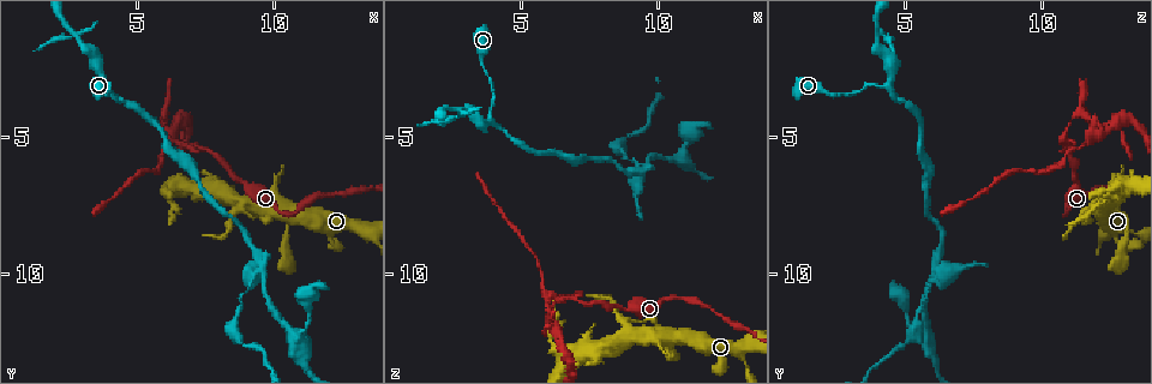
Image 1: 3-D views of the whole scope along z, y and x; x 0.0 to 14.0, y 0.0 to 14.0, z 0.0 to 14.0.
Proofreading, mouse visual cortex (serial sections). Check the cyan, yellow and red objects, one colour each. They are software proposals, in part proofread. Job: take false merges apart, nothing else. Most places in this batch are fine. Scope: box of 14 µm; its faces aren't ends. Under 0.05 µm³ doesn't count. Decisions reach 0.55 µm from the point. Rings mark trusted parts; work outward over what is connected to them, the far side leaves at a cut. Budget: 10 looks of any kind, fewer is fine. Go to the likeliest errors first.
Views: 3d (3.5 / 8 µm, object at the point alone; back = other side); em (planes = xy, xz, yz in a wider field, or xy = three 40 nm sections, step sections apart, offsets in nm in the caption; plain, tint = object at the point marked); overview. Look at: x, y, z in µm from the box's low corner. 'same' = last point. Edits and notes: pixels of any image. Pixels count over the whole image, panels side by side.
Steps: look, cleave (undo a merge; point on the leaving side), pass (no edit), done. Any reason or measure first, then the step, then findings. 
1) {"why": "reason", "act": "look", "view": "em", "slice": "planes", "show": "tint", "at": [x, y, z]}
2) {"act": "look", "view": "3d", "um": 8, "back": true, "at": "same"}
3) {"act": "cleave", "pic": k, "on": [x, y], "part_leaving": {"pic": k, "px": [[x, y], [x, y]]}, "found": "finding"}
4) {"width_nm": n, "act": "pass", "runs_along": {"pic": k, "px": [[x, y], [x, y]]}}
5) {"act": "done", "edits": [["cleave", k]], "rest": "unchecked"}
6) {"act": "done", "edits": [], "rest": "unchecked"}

{"why": "thick turns thin", "act": "look", "view": "3d", "um": 3.5, "at": [3.9, 3.1, 4.3]}

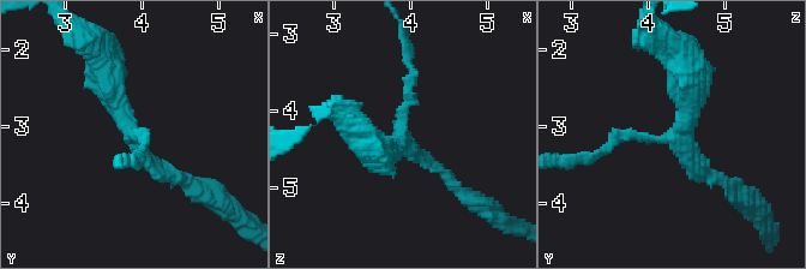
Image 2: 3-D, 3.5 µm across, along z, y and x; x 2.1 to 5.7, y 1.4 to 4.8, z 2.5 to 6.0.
{"arms": 3, "arm_widths_nm": [150, 150, 350], "why": "now the EM", "act": "look", "view": "em", "slice": "xy", "step": 1, "show": "tint", "at": [3.90, 3.20, 4.30]}

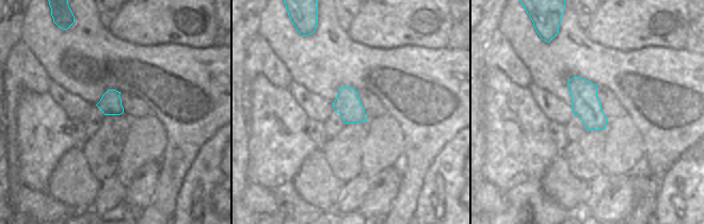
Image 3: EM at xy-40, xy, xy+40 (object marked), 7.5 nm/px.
{"act": "pass", "runs_along": {"pic": 2, "px": [[407, 64], [403, 141], [455, 186]]}, "found": "one cell here"}

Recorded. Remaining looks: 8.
{"why": "four-way junction", "act": "look", "view": "3d", "um": 3.5, "at": [9.6, 9.8, 6.1]}

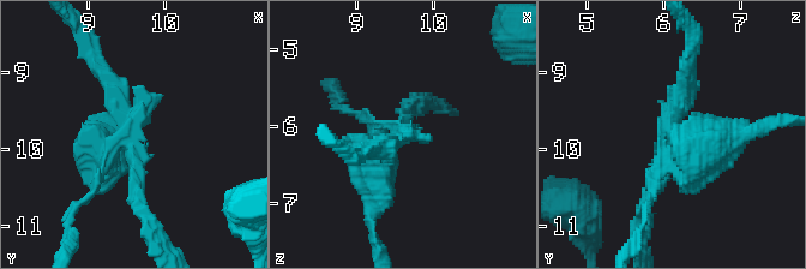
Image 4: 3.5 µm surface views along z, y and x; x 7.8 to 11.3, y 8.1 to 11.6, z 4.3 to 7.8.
{"act": "look", "view": "em", "slice": "xy", "step": 5, "show": "tint", "at": [9.55, 9.75, 6.05]}

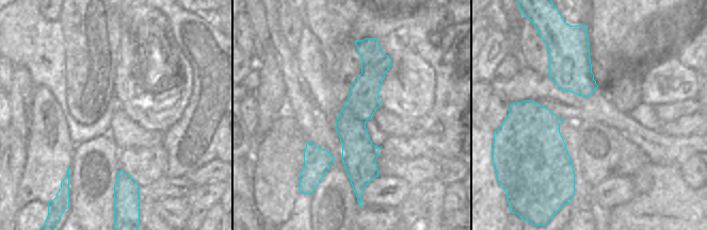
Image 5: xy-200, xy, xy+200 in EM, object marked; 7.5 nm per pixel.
{"act": "cleave", "pic": 4, "on": [686, 126], "found": "a second cell is stuck on"}

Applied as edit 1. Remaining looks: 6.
{"why": "sudden change in width", "act": "look", "view": "3d", "um": 3.5, "at": [10.8, 12.3, 5.7]}

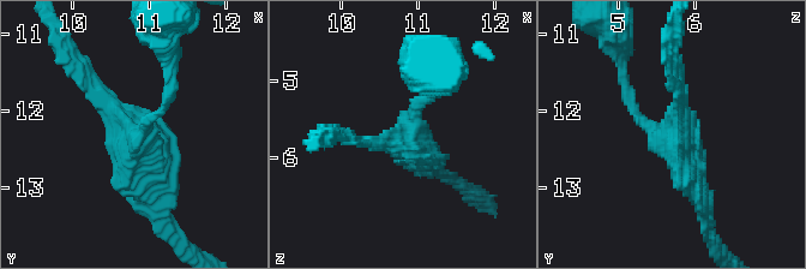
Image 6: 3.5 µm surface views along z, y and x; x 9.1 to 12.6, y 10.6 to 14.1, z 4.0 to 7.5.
{"why": "shape alone is not enough", "act": "look", "view": "em", "slice": "xy", "step": 5, "show": "tint", "at": [10.80, 12.30, 5.75]}

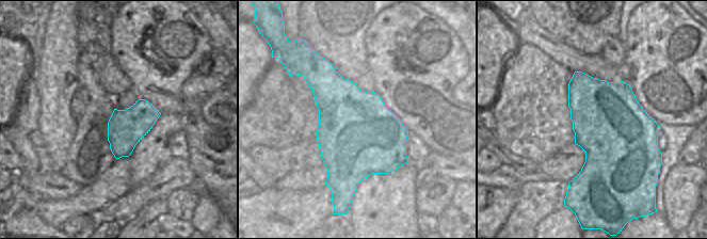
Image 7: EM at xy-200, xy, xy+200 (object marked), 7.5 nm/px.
{"act": "pass", "runs_along": {"pic": 6, "px": [[356, 141], [397, 143], [438, 88]]}, "found": "all the same cell"}

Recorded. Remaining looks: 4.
{"why": "a narrow waist", "act": "look", "view": "3d", "um": 8, "at": [10.5, 7.6, 12.7]}

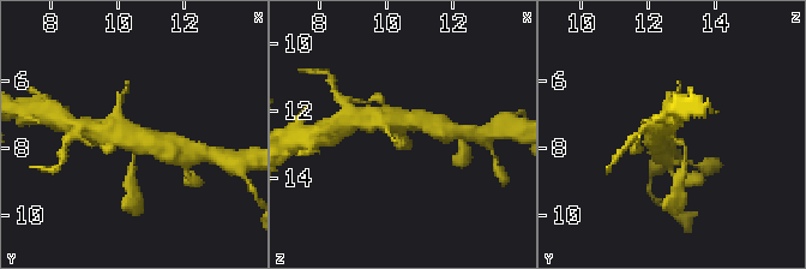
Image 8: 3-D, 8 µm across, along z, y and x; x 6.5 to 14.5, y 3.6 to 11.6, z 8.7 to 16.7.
{"why": "closer look", "act": "look", "view": "3d", "um": 3.5, "at": [10.4, 7.6, 12.7]}

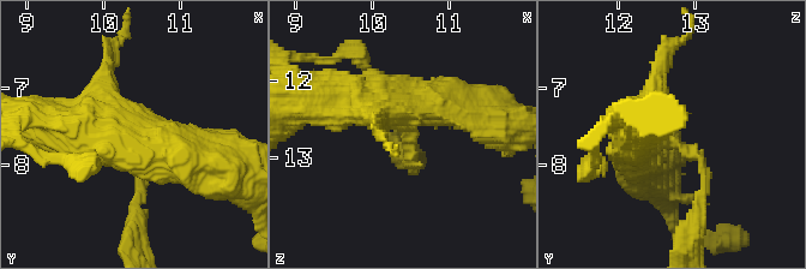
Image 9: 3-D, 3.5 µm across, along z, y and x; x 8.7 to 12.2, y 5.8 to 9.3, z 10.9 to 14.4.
{"act": "look", "view": "em", "slice": "xy", "step": 3, "show": "tint", "at": [10.45, 7.75, 12.65]}

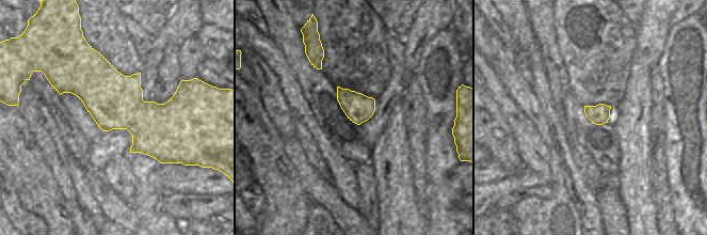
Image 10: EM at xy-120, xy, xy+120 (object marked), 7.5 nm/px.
{"act": "pass", "runs_along": {"pic": 9, "px": [[185, 161], [34, 120]]}, "found": "all the same cell"}

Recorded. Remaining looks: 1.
{"act": "done", "edits": [["cleave", 4]], "rest": "unchecked"}

